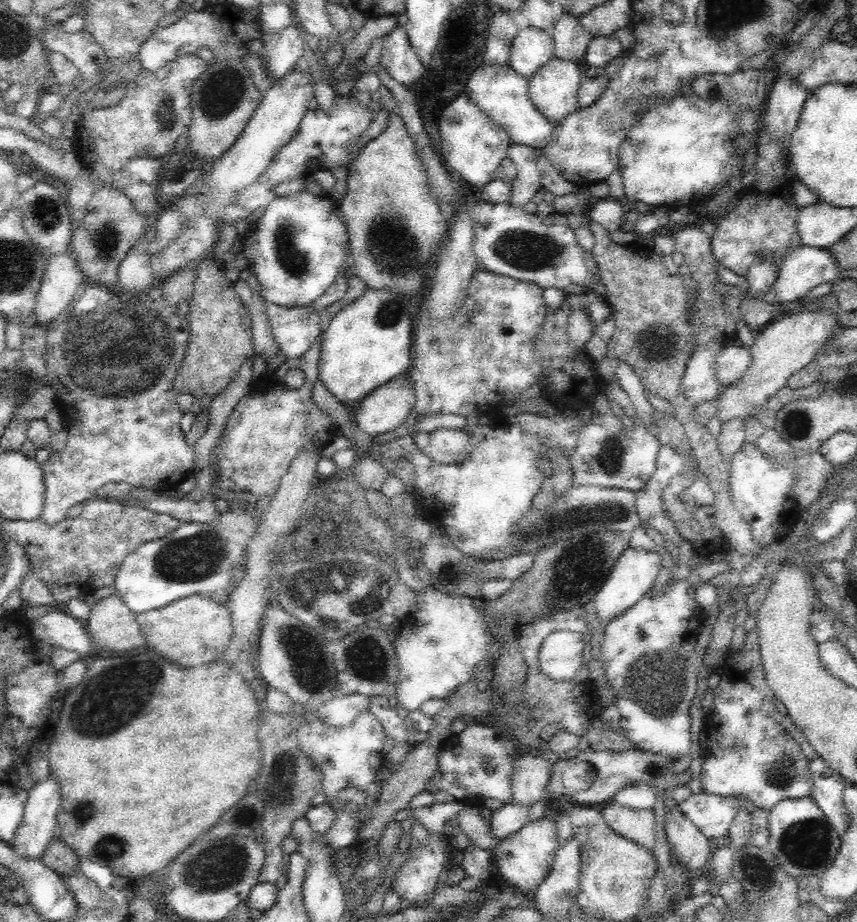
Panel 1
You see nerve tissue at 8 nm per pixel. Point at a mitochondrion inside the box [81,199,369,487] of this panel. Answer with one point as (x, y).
(289, 257)

